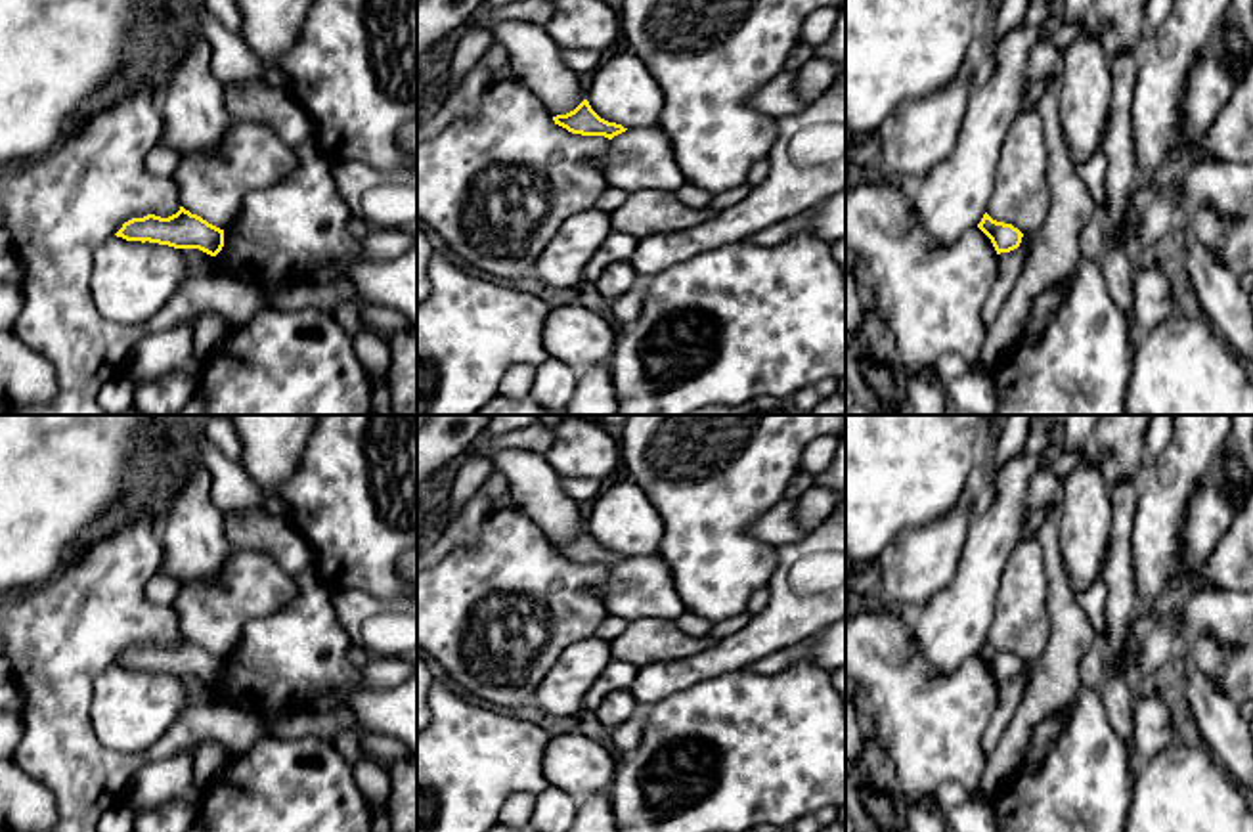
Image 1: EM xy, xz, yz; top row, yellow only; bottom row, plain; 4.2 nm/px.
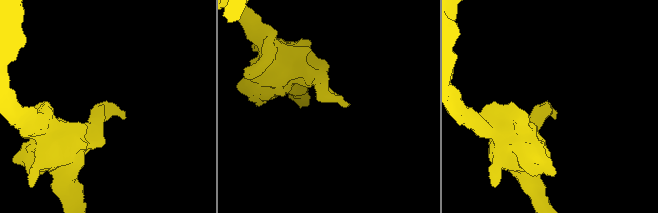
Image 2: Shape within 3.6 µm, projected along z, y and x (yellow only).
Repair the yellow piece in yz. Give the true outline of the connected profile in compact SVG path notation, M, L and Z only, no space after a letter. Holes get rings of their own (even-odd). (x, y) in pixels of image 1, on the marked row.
M987 212L978 228L991 239L997 254L1010 252L1020 247L1023 233L1012 224L997 222Z

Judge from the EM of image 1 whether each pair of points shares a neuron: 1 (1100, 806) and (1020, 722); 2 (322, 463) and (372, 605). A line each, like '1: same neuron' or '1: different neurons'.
1: different neurons
2: different neurons

